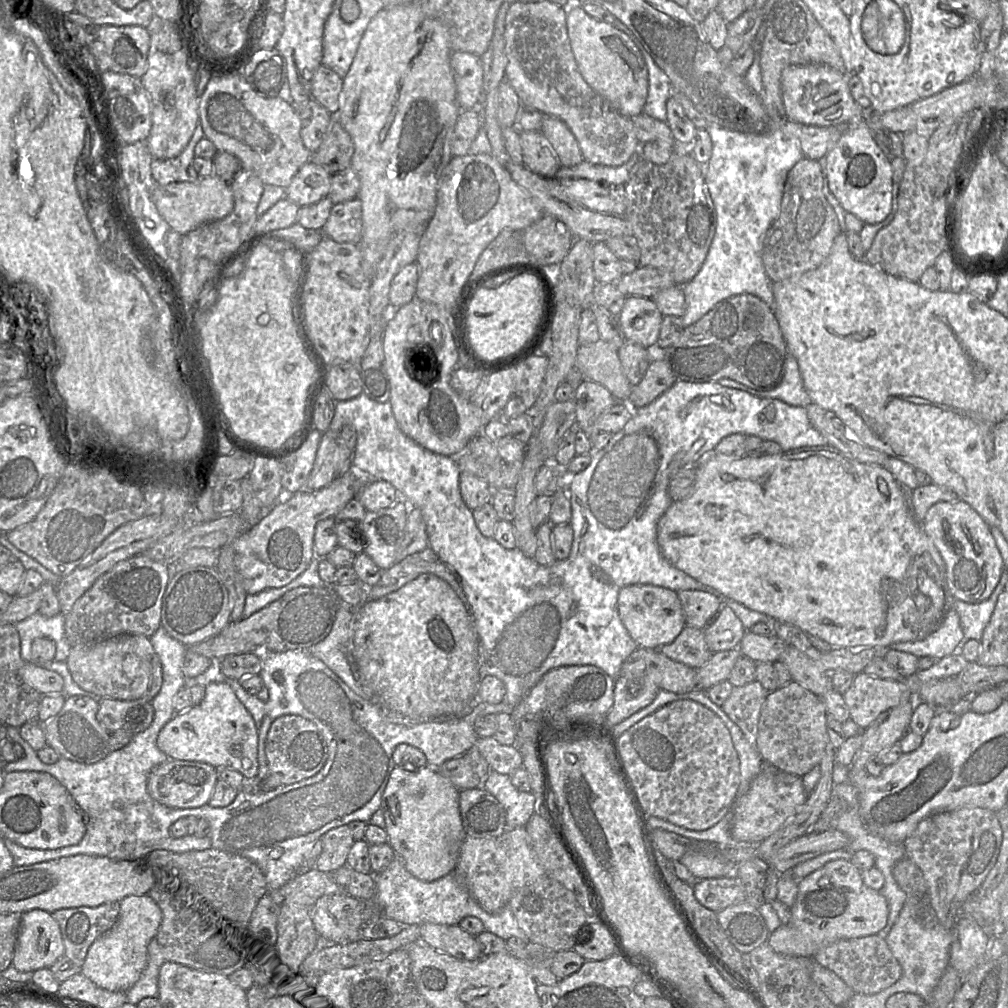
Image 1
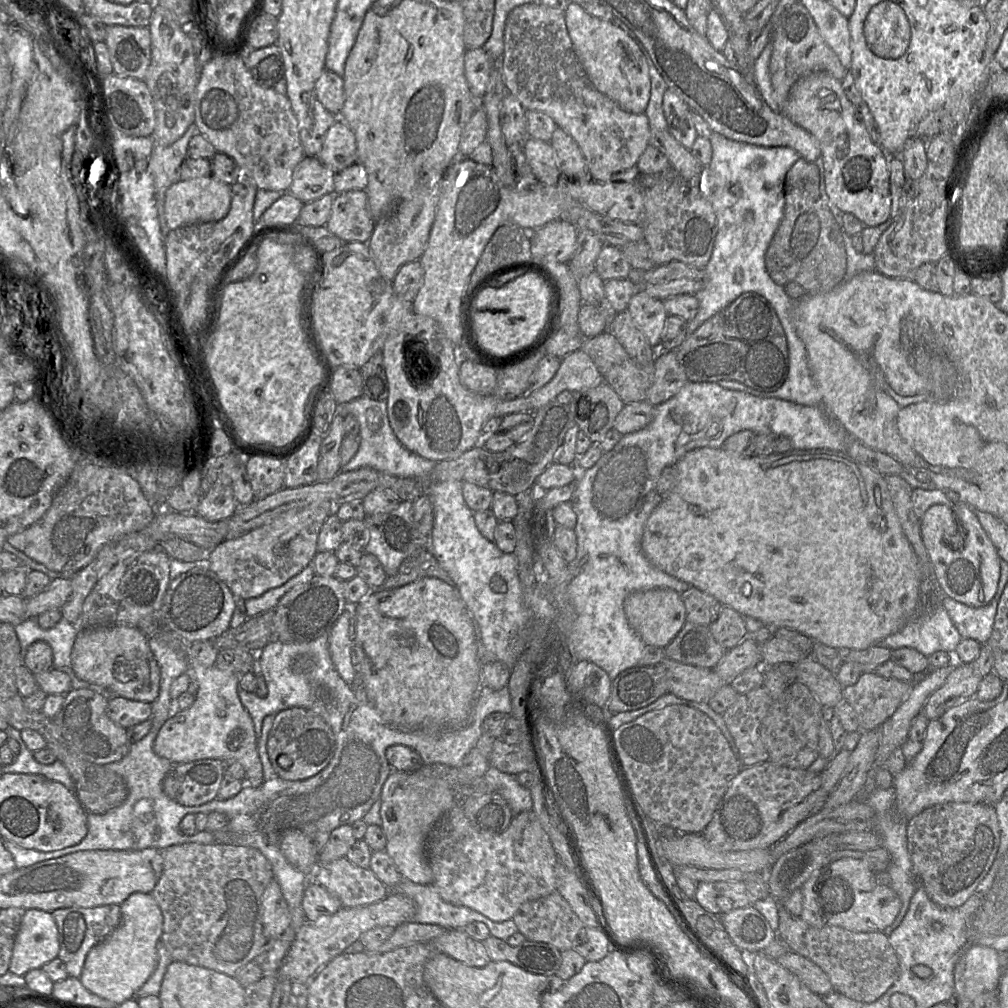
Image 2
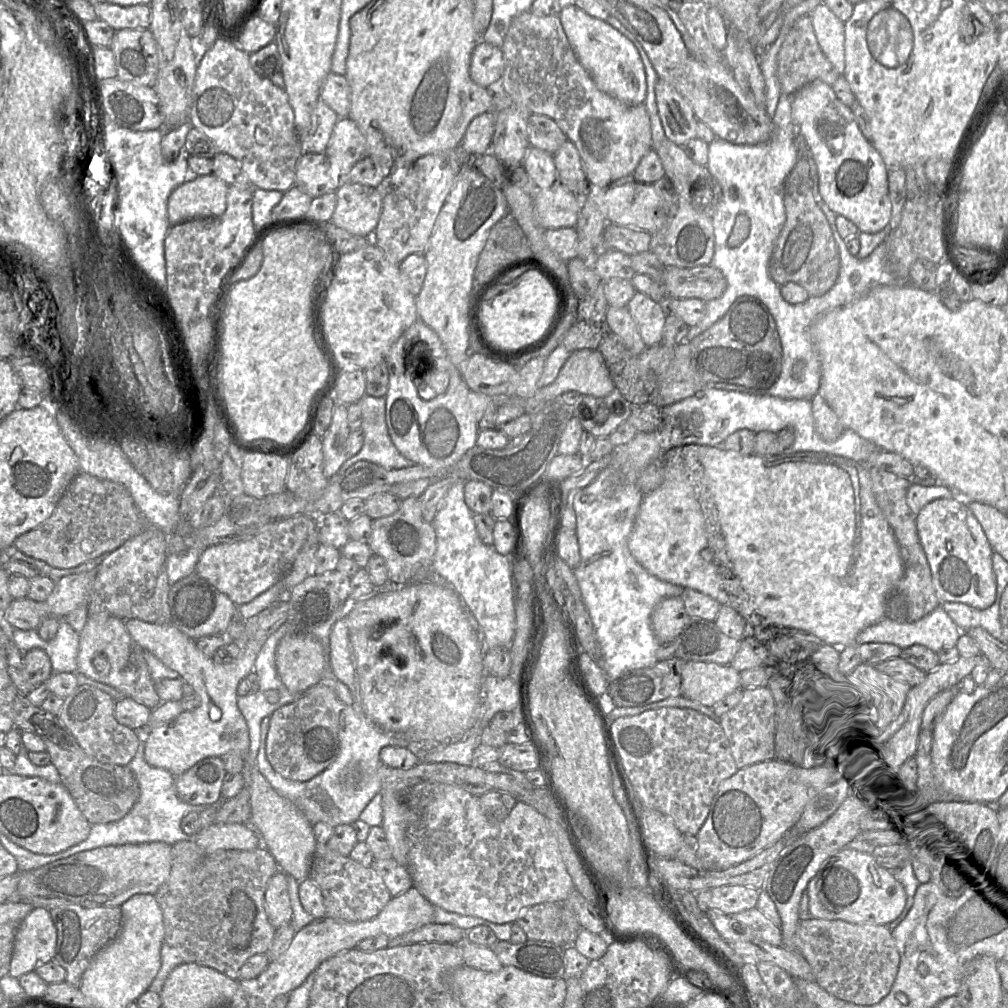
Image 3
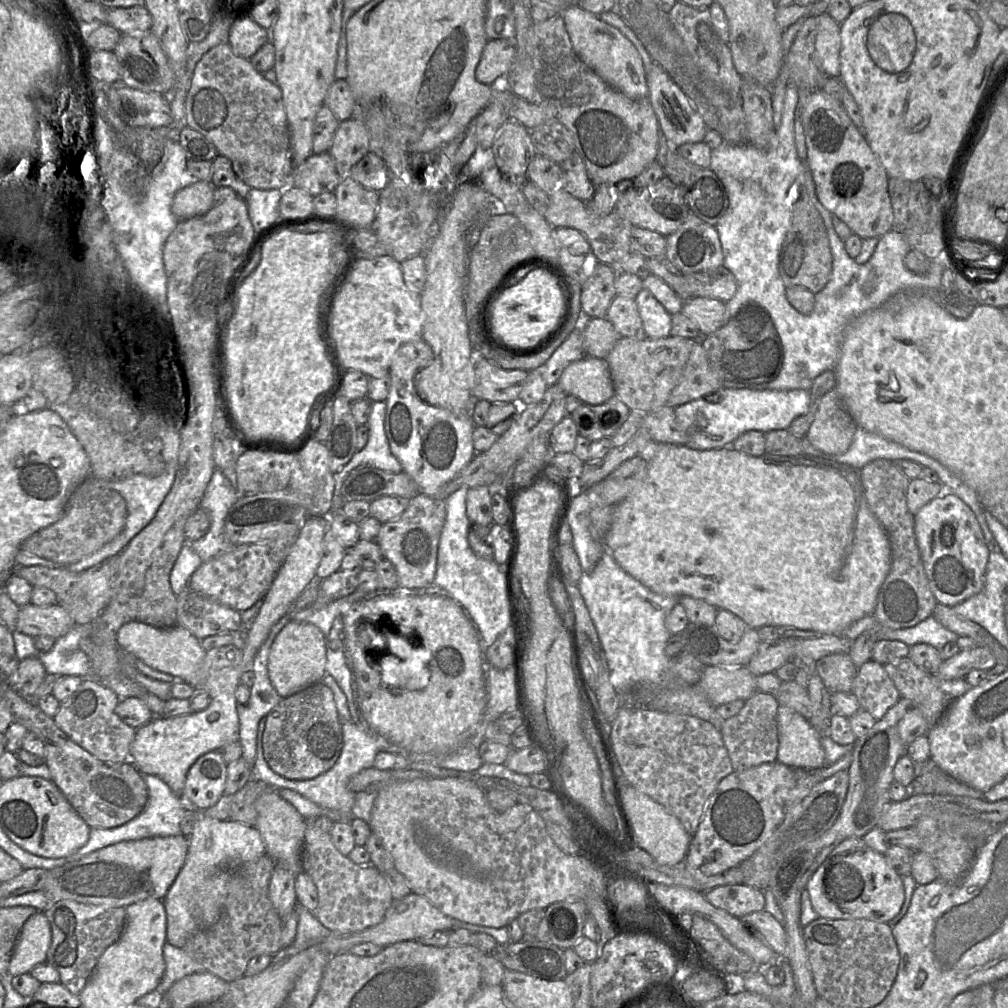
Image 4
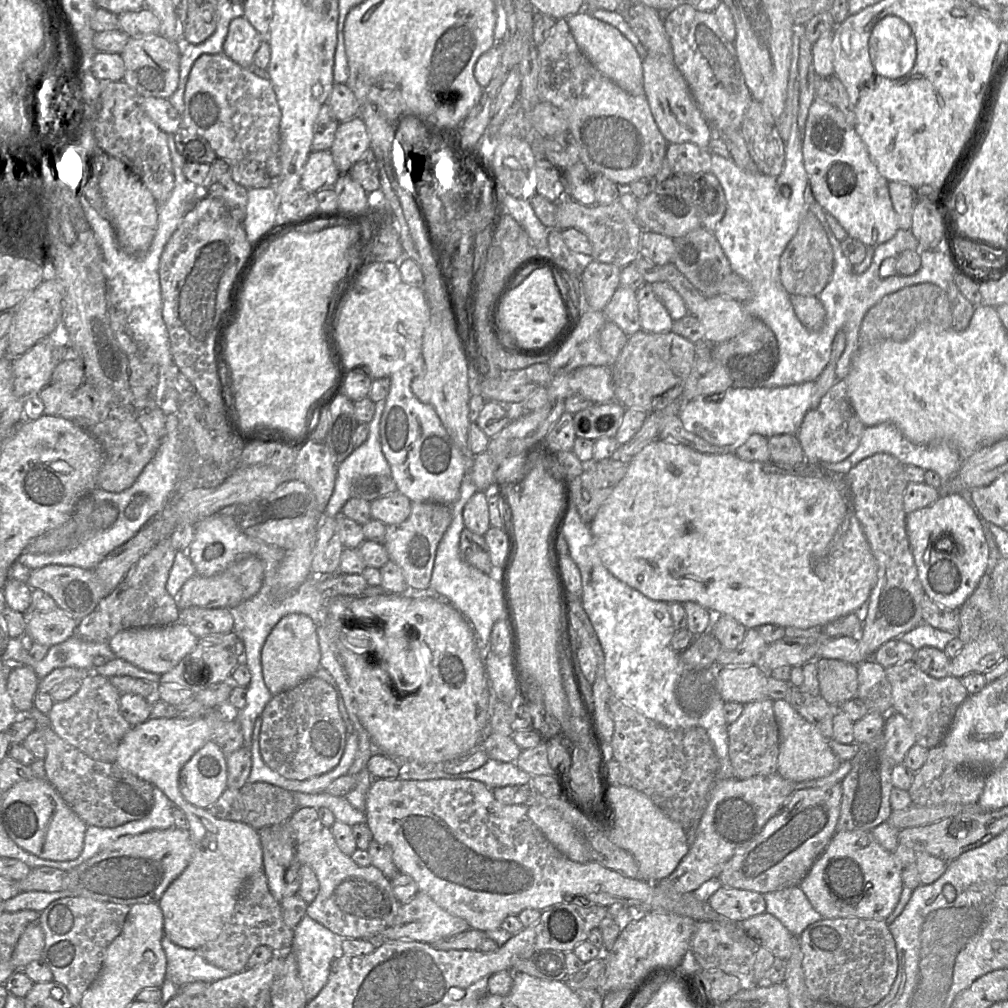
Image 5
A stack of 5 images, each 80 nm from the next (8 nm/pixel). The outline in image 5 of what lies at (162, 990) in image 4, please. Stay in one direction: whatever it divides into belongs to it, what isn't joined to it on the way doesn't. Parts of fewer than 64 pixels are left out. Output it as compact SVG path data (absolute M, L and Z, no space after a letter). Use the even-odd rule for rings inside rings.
M166 935L161 945L167 958L166 979L179 988L194 982L212 983L233 974L210 964L197 950L175 944Z

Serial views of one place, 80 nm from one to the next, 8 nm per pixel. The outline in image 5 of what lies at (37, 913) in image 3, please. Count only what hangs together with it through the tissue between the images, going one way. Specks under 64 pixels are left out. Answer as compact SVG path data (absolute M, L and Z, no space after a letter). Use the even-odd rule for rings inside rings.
M30 923L20 936L10 962L16 970L23 970L29 963L41 959L44 949L44 933L38 923Z

